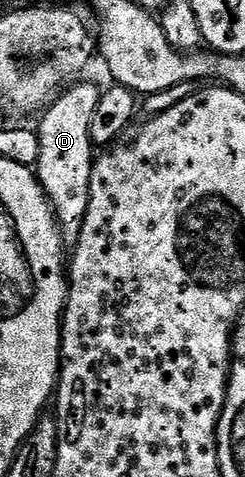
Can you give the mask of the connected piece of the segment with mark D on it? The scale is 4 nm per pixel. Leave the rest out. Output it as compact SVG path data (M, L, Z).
M89 81L83 82L82 85L77 84L70 84L40 114L41 122L35 125L39 139L39 159L35 166L37 182L43 187L45 196L53 207L57 228L61 231L61 240L69 247L76 246L89 206L91 171L95 160L91 119L95 119L95 107L99 107L103 92L102 86L92 85Z

